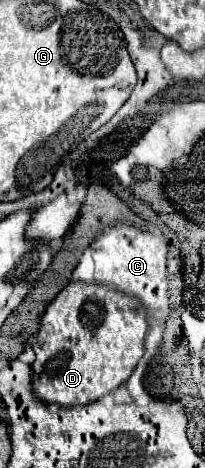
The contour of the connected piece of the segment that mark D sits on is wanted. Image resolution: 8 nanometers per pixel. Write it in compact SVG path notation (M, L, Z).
M76 281L66 285L56 299L46 307L46 313L42 317L42 325L38 331L38 343L34 347L36 361L32 365L32 387L36 395L48 403L48 405L60 405L60 407L74 407L74 405L86 405L96 399L100 399L106 393L112 393L122 383L128 381L132 371L136 369L138 361L144 355L144 335L146 335L148 323L146 313L138 299L132 299L132 295L124 295L112 287L104 285L92 285L84 281Z

